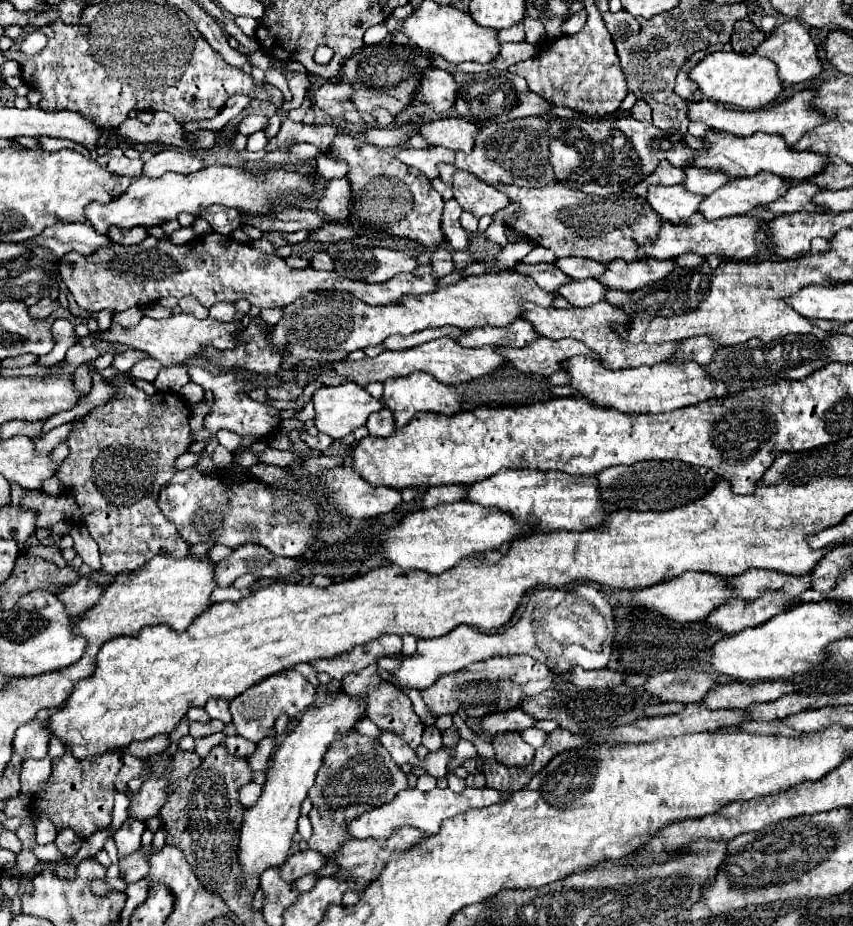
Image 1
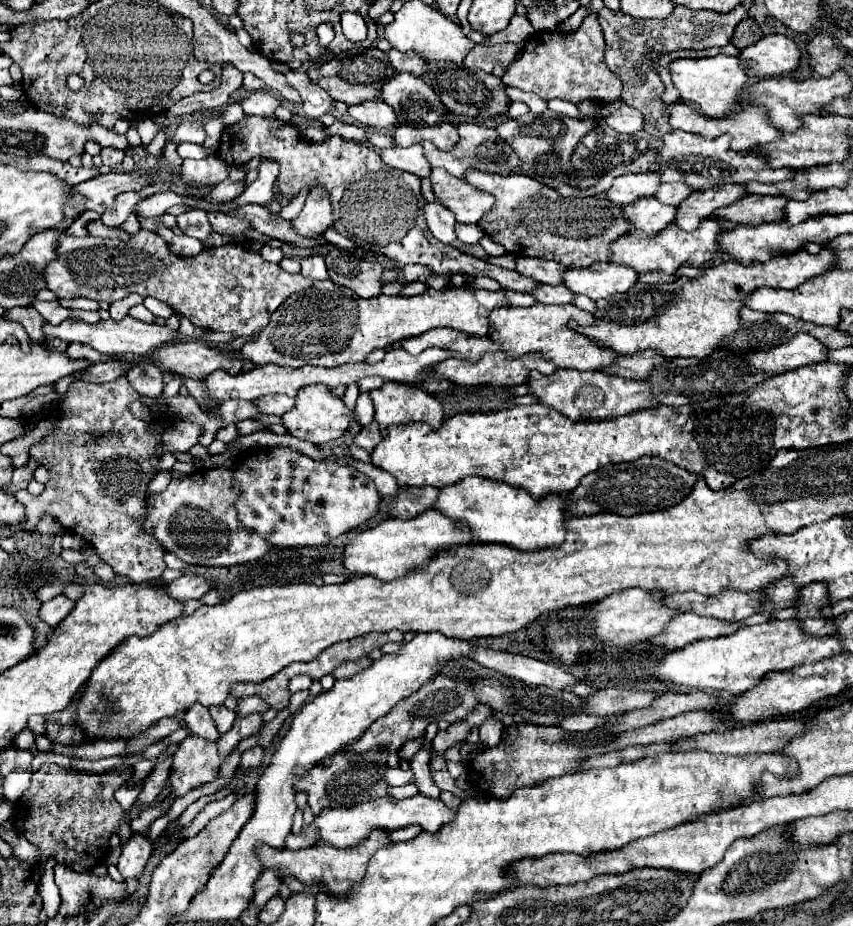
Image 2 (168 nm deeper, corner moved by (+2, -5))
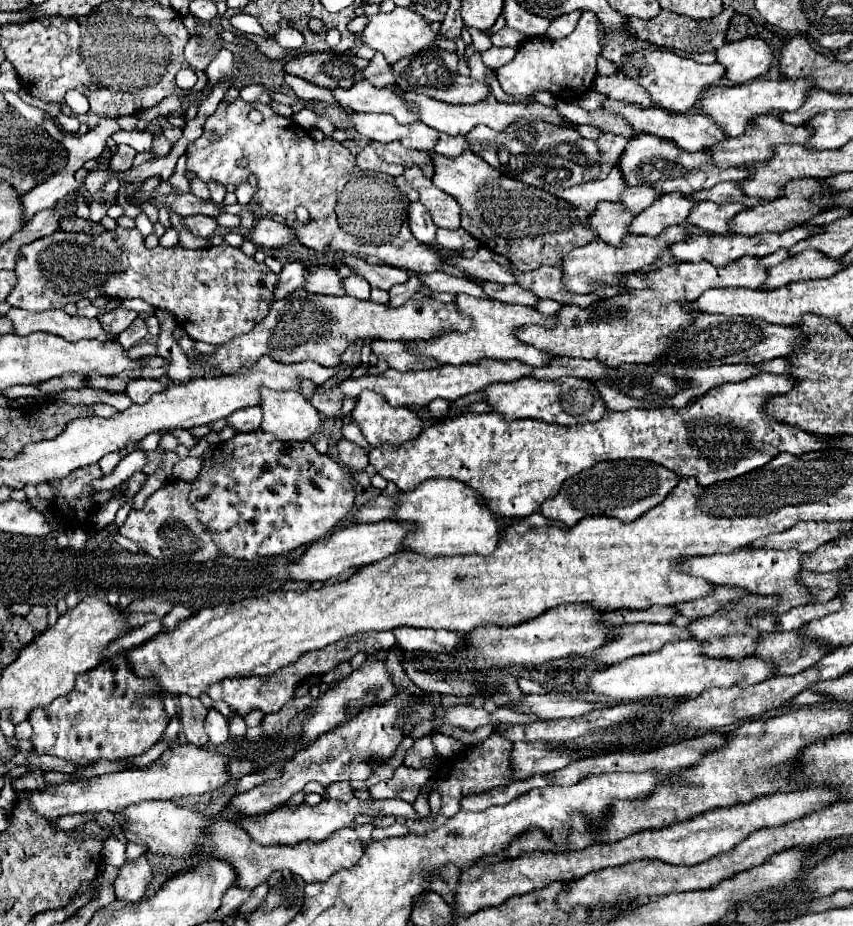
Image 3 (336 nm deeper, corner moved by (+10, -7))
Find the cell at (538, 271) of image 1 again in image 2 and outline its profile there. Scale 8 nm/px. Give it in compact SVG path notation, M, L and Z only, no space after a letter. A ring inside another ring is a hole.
M244 116L240 122L226 126L222 132L222 140L218 146L218 158L224 160L228 166L244 166L252 158L268 158L278 162L280 174L276 178L278 190L286 200L292 200L300 190L308 188L318 188L322 186L328 190L330 200L332 200L332 214L334 214L334 228L340 232L344 238L362 242L368 246L368 250L378 252L390 260L396 260L400 266L406 264L422 264L426 268L432 268L434 274L468 274L468 276L488 276L496 280L502 288L506 290L516 290L516 292L532 292L538 282L532 278L526 278L514 270L504 270L498 266L488 264L486 260L468 256L454 246L440 244L434 240L434 236L428 232L426 222L424 222L424 204L426 200L422 198L420 192L420 178L402 170L388 168L376 150L372 150L366 144L358 144L352 140L344 140L340 136L330 136L322 144L310 144L302 132L292 124L292 122L282 122L278 118L262 118L262 116Z

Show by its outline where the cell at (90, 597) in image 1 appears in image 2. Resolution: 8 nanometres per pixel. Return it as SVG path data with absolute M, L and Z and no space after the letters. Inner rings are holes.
M56 596L56 598L52 598L52 600L48 600L48 602L44 602L42 606L40 606L40 620L42 622L46 622L50 628L54 628L54 626L58 626L60 622L62 622L62 618L74 608L74 600L68 600L66 596Z

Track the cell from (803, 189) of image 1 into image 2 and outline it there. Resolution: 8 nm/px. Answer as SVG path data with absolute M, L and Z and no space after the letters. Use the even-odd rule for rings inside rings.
M744 196L744 200L736 200L736 204L724 206L714 212L716 218L728 220L734 224L758 226L764 222L780 222L784 220L782 210L788 198L784 196Z

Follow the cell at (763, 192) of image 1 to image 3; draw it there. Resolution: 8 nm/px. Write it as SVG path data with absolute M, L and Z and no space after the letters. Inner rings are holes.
M680 192L664 194L654 206L636 214L636 218L632 220L630 232L646 234L646 236L658 236L668 226L684 224L694 206L696 206L696 200L688 198Z

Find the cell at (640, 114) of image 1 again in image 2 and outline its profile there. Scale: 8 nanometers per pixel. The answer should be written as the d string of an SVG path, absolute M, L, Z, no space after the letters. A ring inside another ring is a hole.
M620 106L616 112L612 112L610 116L604 116L602 120L620 134L634 134L642 130L642 114L630 106Z

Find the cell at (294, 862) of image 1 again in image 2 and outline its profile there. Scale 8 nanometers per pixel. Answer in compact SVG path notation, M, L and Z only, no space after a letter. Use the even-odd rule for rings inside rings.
M264 870L258 880L256 880L256 888L254 888L254 900L252 904L256 908L264 908L264 904L278 894L278 886L280 886L280 878L276 874L276 870Z

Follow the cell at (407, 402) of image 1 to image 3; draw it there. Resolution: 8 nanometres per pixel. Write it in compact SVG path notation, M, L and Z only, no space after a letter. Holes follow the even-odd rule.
M370 390L358 396L352 420L358 422L370 446L380 446L384 442L400 446L402 442L416 438L422 430L422 420L414 410L390 406L382 394Z

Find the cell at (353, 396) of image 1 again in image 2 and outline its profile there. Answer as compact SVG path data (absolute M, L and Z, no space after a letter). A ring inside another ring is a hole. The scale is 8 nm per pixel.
M308 384L300 388L300 392L296 394L296 406L282 414L282 426L288 430L288 434L300 440L308 440L316 446L340 438L348 430L350 422L354 422L354 410L348 410L344 402L340 398L334 398L322 384Z

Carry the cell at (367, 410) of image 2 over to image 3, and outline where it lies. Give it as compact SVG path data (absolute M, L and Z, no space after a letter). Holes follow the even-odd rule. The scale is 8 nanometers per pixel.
M348 420L344 426L342 426L342 436L346 438L346 440L352 440L352 442L356 442L359 446L362 446L369 452L371 447L366 441L366 438L362 436L362 430L360 430L360 426L354 422L354 420Z

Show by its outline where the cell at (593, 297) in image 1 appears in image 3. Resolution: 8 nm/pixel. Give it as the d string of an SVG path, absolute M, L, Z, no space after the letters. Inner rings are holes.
M484 282L482 284L484 292L500 302L506 304L522 304L522 306L536 306L538 296L532 294L530 290L524 290L518 284L494 284L494 282Z

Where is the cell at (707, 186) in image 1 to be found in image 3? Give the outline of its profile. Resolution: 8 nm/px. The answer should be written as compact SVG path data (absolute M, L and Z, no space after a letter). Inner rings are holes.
M628 186L628 190L622 194L622 204L632 212L640 212L644 208L650 208L662 194L662 190L650 186Z

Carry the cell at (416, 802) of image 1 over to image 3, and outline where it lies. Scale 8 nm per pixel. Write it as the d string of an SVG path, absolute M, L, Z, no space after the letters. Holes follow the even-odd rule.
M352 798L348 802L322 800L318 806L306 806L306 804L300 804L298 808L282 806L282 808L276 808L274 812L266 812L266 814L260 814L256 818L248 818L248 820L242 818L240 824L256 842L260 842L264 846L272 846L272 844L296 846L300 842L324 842L336 830L352 826L356 816L378 818L382 814L394 816L394 818L410 818L416 822L422 820L422 816L414 810L414 806L404 802L404 800L360 800L360 798Z

